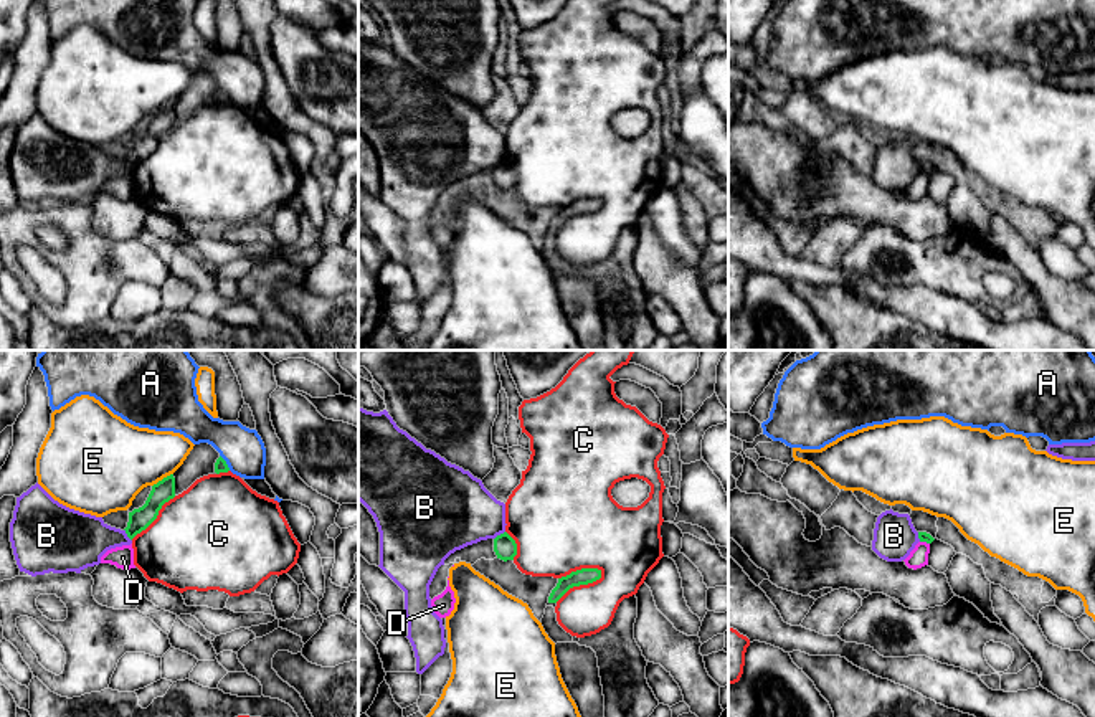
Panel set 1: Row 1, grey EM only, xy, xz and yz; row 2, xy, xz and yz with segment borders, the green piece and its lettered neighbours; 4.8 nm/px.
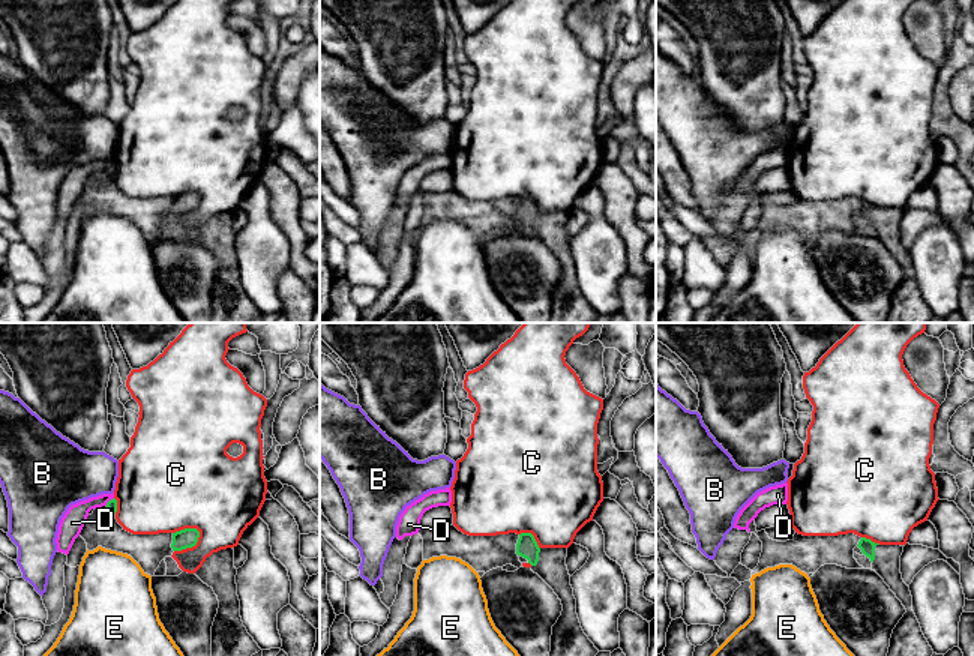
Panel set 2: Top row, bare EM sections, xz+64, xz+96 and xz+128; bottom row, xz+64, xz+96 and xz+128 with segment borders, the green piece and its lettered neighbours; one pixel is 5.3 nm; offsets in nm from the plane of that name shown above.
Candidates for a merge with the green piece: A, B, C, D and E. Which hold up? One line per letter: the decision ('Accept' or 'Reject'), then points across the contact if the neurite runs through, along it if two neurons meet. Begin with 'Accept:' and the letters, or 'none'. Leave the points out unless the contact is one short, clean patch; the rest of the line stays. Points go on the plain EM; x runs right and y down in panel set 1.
Accept: none
A: Reject. Boundary: xy (220, 85), (230, 99)
B: Reject. Boundary: xy (124, 159), (131, 170)
C: Reject
D: Reject. Boundary: yz (920, 170), (929, 174)
E: Reject. Boundary: xy (172, 103), (152, 116)

